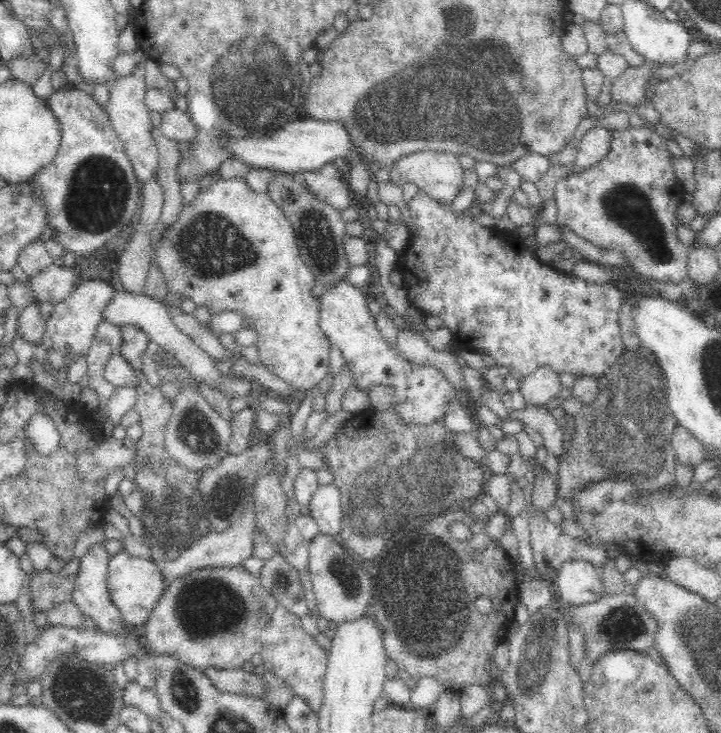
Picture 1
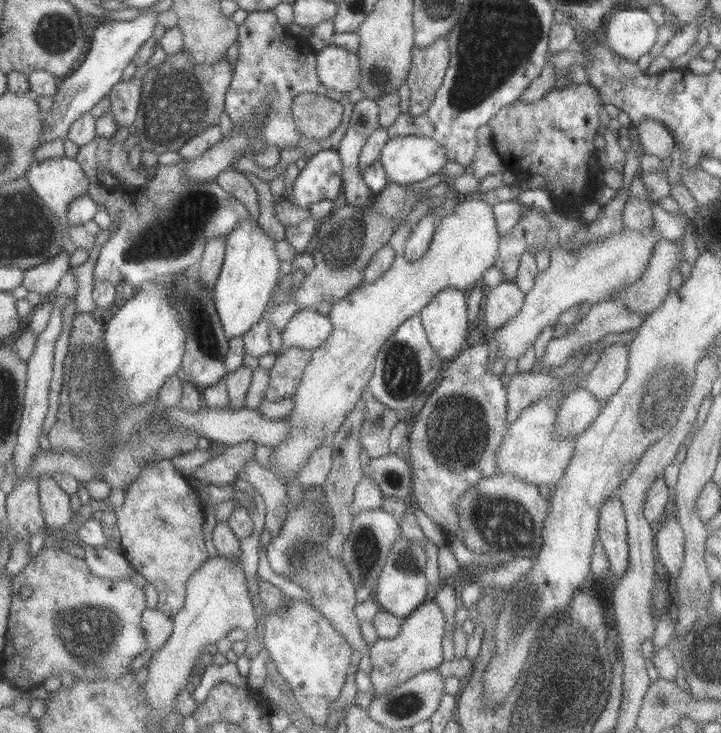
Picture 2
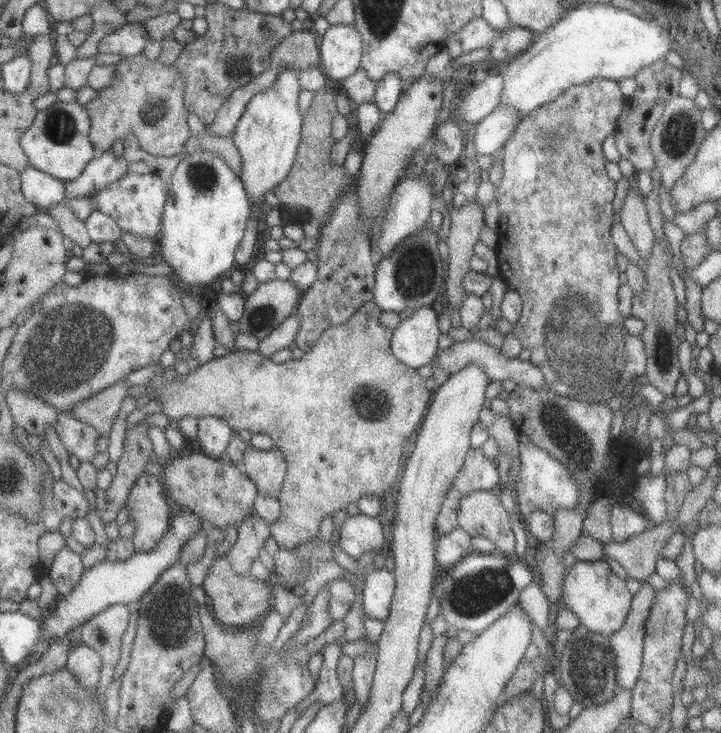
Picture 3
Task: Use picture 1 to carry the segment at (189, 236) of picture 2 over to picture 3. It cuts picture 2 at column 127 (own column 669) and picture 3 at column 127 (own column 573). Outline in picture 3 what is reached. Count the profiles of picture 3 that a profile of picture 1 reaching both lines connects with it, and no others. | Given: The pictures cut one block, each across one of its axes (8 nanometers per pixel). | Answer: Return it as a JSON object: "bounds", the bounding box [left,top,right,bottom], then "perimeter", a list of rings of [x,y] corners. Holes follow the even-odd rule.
{"bounds":[94,173,170,238],"perimeter":[[[151,173],[148,175],[126,174],[118,182],[110,184],[108,188],[94,192],[94,208],[98,212],[104,212],[112,216],[123,229],[140,237],[160,238],[163,233],[166,207],[170,194],[167,194],[168,187],[160,176]]]}

